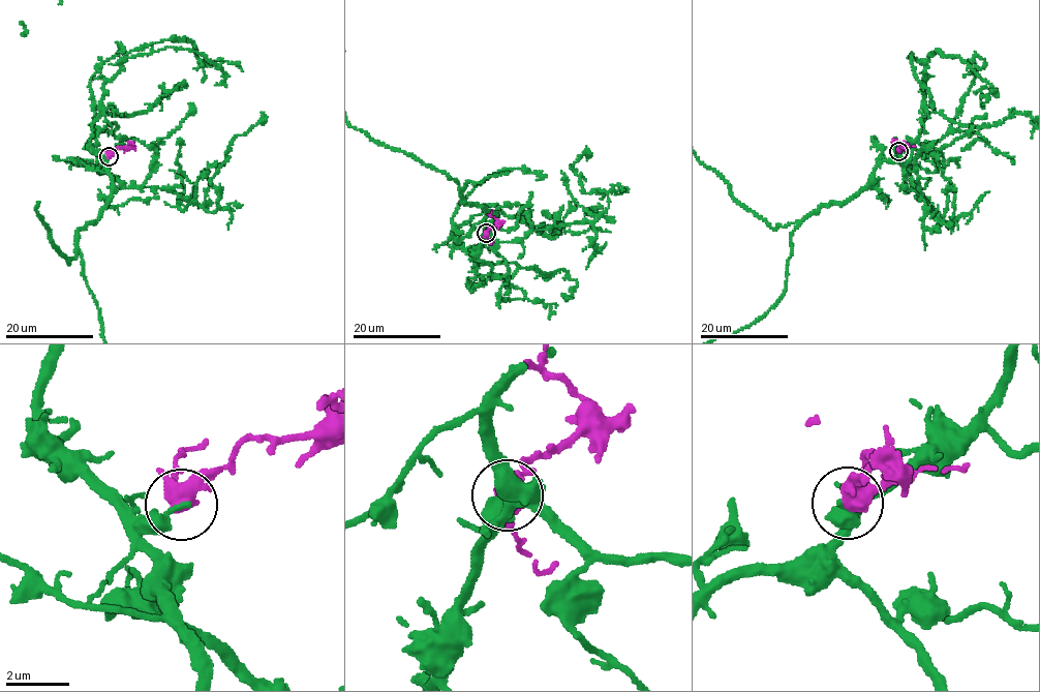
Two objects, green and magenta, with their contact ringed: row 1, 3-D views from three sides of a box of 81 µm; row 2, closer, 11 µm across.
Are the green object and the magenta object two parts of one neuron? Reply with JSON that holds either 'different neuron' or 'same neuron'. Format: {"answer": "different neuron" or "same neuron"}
{"answer": "different neuron"}

